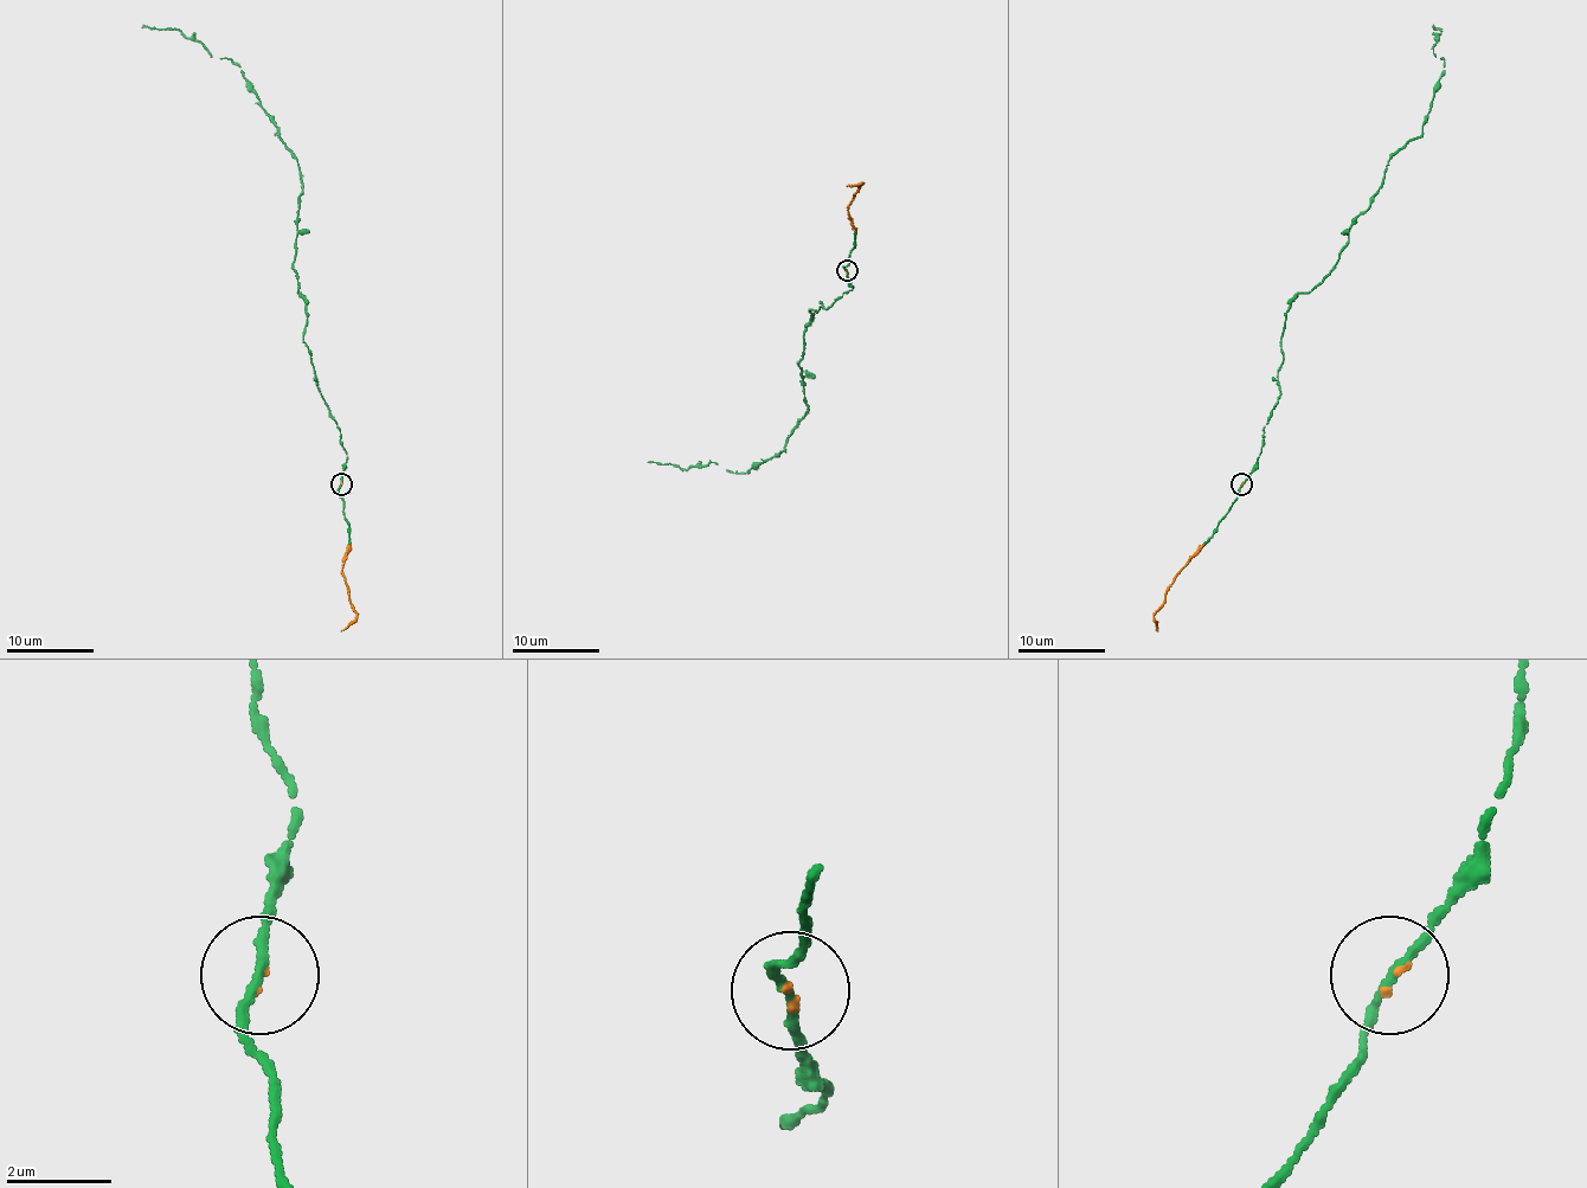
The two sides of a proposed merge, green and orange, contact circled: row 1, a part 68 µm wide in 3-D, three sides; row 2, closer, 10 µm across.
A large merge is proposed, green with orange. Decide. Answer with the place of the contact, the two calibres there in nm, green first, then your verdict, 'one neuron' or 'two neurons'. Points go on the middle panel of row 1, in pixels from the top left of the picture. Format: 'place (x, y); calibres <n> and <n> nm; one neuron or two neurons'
place (847, 270); calibres 160 and 70 nm; one neuron

